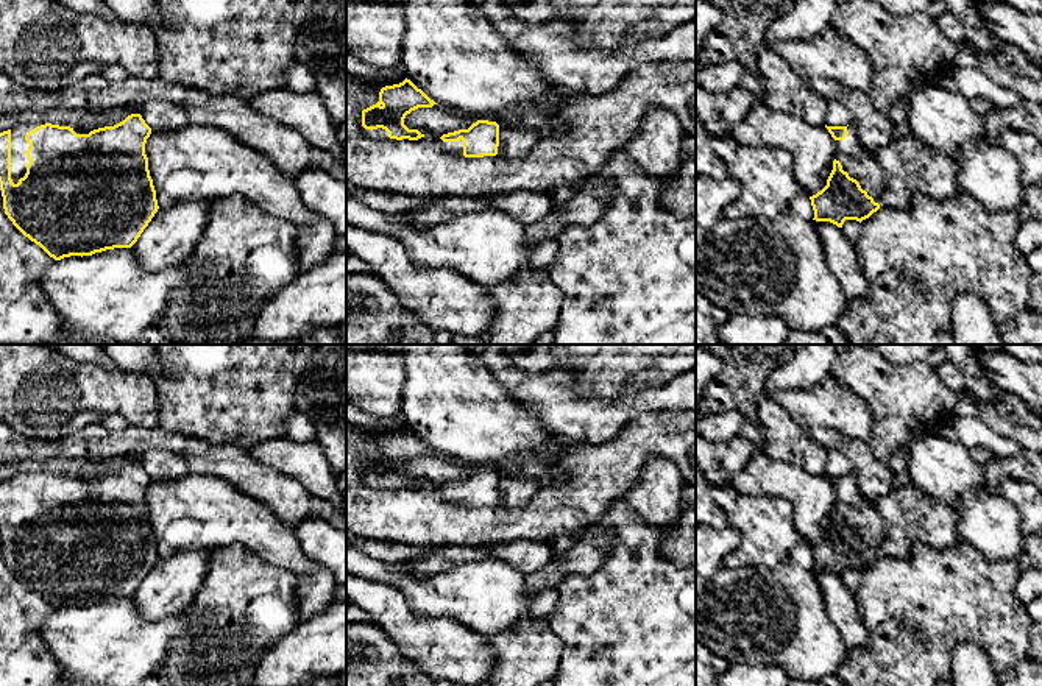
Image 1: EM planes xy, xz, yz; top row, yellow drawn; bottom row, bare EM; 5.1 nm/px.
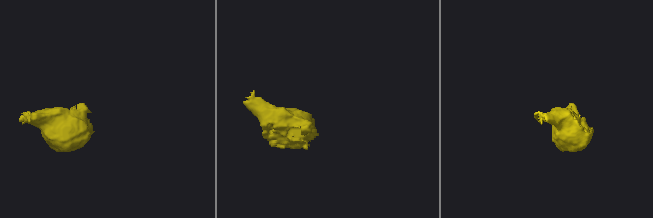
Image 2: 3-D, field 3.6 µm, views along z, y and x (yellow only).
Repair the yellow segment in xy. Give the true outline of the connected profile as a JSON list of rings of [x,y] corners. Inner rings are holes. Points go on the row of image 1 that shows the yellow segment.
[[[140,114],[89,134],[51,123],[22,123],[0,133],[5,214],[55,260],[131,248],[159,209],[145,154],[150,134]]]

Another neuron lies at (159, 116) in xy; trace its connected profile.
[[[167,101],[144,103],[139,114],[151,131],[175,131],[190,125],[186,111]]]

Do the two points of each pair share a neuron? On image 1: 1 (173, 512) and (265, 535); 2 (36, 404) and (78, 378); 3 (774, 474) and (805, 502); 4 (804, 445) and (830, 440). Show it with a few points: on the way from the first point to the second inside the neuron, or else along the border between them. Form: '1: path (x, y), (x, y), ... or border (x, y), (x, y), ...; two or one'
1: path (197, 512), (242, 519); one
2: path (47, 396), (60, 396), (67, 388); one
3: path (782, 479), (797, 495); one
4: border (805, 431), (827, 451); two

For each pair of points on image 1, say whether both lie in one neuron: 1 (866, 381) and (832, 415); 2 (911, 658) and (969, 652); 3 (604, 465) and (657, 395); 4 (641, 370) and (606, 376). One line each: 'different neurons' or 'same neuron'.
1: different neurons
2: different neurons
3: different neurons
4: same neuron

